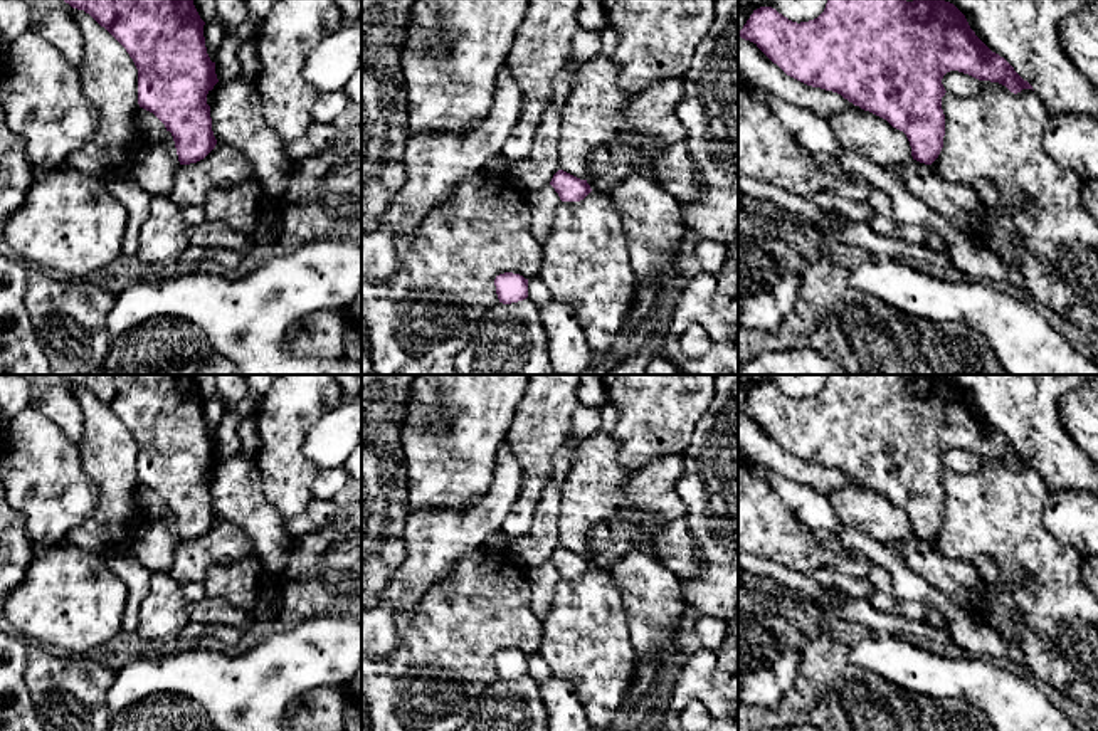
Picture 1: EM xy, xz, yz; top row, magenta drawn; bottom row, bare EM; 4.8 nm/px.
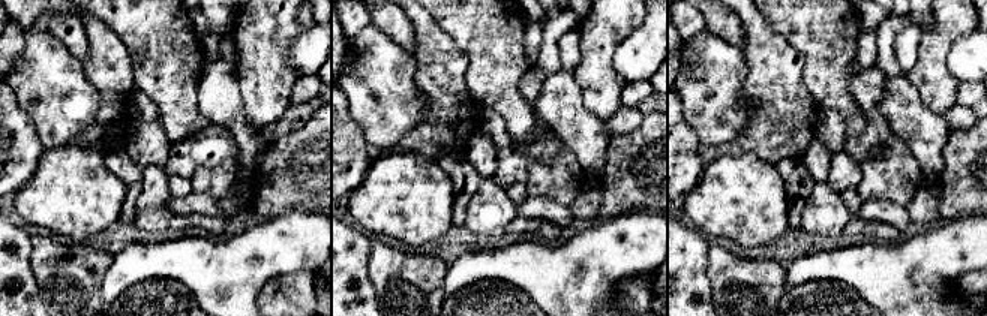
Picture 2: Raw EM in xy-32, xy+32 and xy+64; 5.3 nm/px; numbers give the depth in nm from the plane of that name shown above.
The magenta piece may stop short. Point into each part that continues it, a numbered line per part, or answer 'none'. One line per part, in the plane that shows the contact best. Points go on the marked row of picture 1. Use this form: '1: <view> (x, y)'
none

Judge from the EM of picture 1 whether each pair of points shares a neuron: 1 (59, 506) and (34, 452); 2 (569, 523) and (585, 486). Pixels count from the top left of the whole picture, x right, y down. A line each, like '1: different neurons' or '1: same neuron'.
1: same neuron
2: same neuron

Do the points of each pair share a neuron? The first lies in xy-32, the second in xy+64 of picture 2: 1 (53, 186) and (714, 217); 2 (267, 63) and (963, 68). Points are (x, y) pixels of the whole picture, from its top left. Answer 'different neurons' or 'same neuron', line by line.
1: same neuron
2: different neurons

